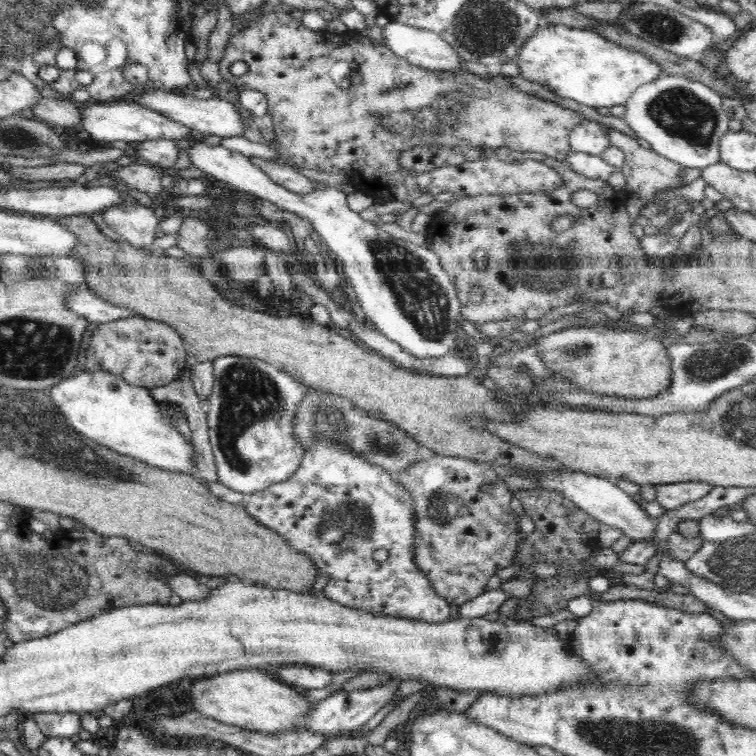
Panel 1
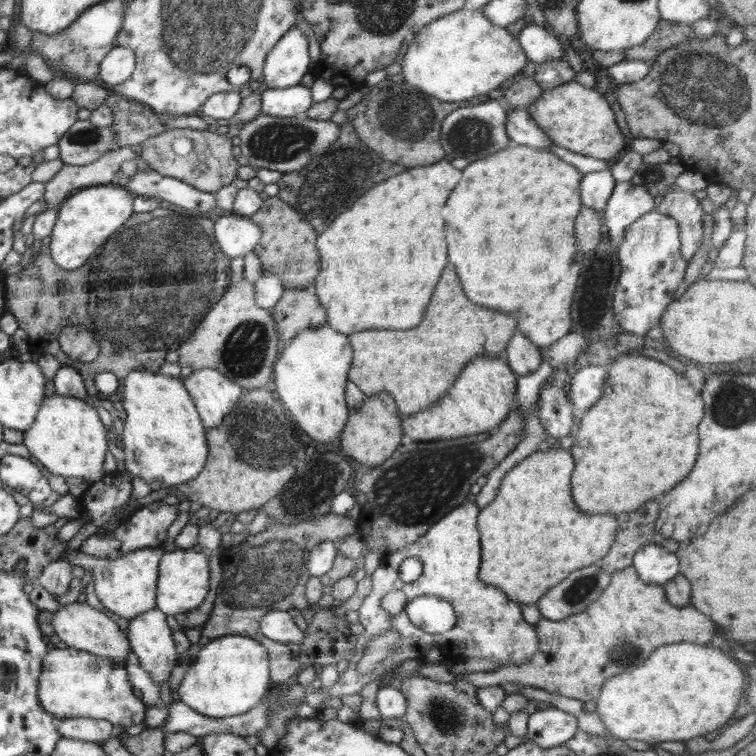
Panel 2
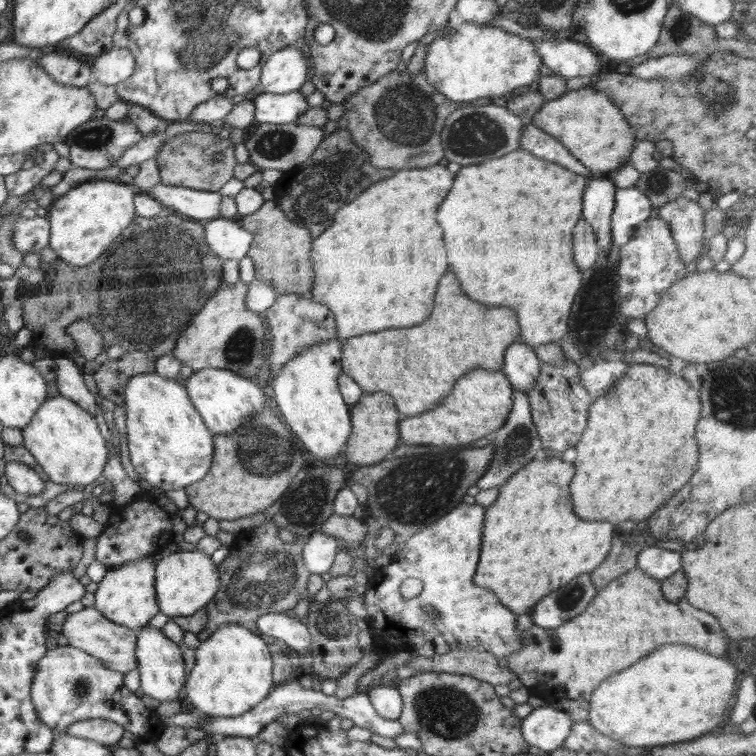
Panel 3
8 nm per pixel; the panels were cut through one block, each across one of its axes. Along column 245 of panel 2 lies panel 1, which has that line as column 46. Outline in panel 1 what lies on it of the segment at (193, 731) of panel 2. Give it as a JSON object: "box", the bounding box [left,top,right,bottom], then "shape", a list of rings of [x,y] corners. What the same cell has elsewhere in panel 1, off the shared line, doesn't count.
{"box":[31,712,82,738],"shape":[[[38,712],[38,714],[31,716],[37,722],[41,732],[47,737],[64,738],[80,732],[80,728],[82,728],[81,715],[81,713],[76,712],[64,712],[64,714]]]}

